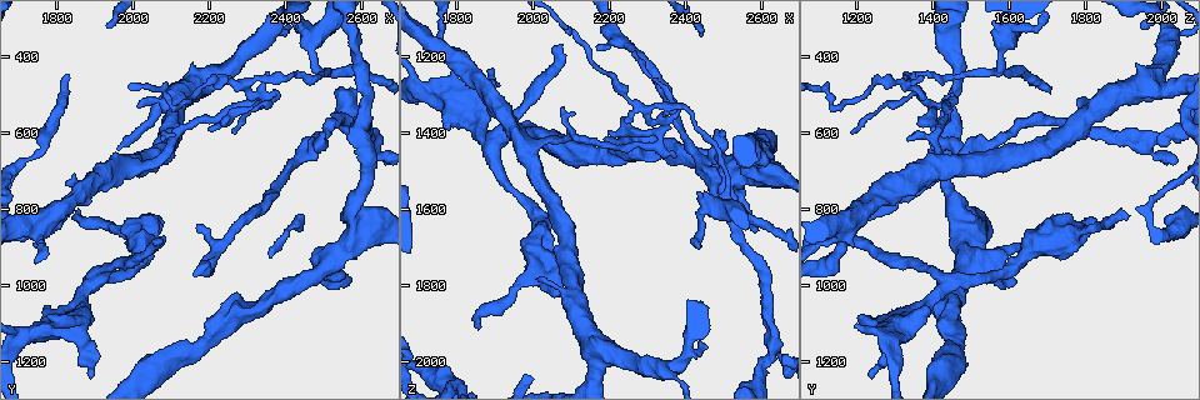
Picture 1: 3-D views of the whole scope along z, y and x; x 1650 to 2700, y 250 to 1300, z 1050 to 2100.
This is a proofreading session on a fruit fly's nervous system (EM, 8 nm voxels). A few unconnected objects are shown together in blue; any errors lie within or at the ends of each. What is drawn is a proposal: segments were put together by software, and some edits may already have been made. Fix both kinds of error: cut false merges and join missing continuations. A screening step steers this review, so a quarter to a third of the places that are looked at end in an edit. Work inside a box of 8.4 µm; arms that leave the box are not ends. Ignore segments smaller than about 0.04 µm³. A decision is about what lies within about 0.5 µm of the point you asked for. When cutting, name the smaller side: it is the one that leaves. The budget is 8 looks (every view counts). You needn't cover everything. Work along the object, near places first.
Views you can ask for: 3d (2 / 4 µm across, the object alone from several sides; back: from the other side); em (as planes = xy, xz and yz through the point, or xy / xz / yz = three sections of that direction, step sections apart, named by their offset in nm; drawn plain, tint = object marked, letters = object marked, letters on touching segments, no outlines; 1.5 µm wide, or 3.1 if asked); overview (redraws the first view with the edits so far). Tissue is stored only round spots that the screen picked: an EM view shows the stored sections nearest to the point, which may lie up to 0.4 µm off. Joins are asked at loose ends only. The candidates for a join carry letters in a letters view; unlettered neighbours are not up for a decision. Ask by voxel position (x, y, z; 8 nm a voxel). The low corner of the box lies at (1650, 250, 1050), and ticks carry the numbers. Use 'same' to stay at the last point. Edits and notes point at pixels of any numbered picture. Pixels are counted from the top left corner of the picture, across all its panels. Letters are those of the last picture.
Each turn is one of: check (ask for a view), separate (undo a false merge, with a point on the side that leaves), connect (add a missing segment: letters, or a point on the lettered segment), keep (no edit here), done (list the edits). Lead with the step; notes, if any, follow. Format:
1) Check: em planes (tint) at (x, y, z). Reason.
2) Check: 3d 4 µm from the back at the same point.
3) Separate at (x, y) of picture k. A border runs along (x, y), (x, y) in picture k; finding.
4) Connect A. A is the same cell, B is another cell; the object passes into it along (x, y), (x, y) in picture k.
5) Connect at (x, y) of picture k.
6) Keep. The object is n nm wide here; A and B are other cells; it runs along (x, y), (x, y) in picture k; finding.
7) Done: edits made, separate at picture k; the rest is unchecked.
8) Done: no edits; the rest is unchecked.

Check: 3d 4 µm at (2345, 495, 1365). Two arms in line, one across.

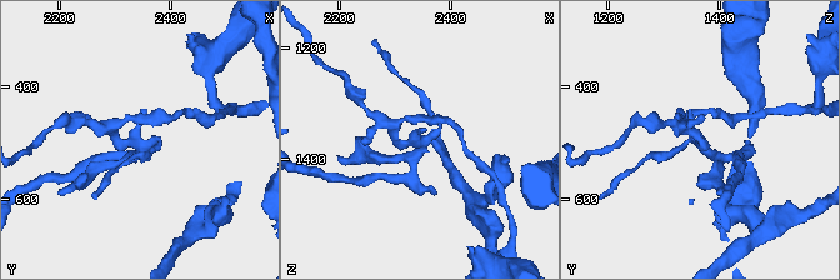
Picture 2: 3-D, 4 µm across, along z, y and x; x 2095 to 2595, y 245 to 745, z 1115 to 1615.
Check: em planes (letters) at (2340, 500, 1370). Now the EM.

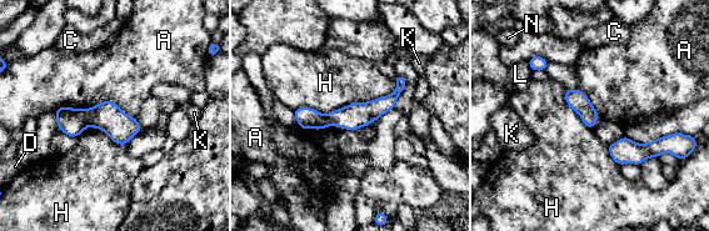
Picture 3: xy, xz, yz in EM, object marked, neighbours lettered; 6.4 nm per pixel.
Separate at (71, 121) of picture 3. The object is 120 nm wide here; A, C, D, H, K, L and N are other cells; a border runs along (86, 110), (89, 125) in picture 3; two neurons meet here.

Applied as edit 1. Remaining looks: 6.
Check: overview. Redraw.

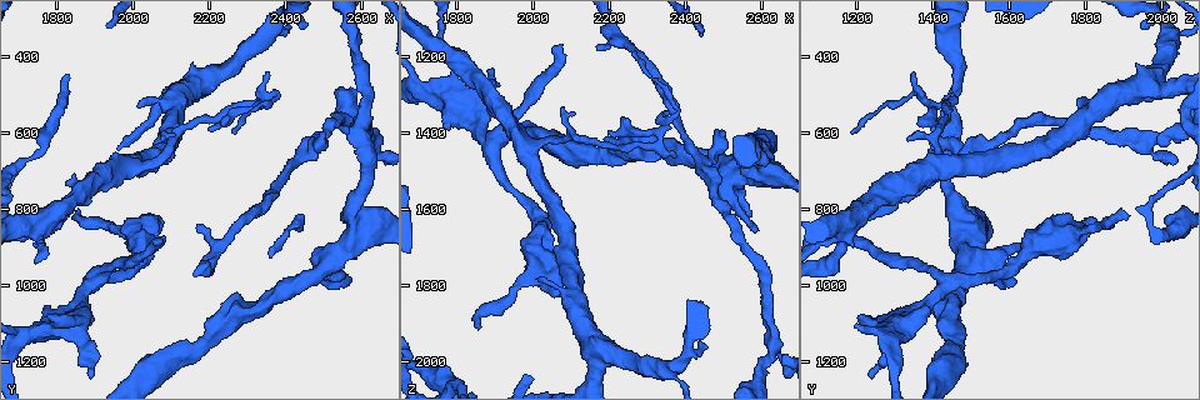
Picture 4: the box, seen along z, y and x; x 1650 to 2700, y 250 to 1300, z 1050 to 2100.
Check: em planes (letters) at (2070, 880, 1170). Long arm stops here.

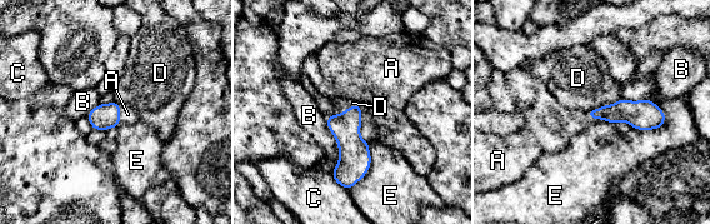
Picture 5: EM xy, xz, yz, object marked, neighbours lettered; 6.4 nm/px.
Connect A. A is the same cell, B, C, D and E are other cells; it goes on there.

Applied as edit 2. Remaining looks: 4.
Check: overview.

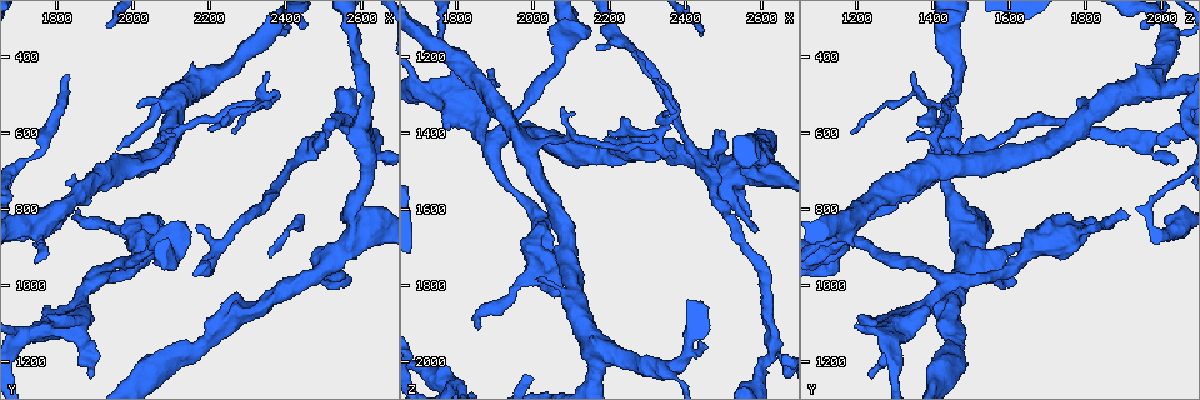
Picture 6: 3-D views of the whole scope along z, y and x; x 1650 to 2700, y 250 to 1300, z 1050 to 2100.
Check: 3d 4 µm at (1855, 820, 1915). An open end.

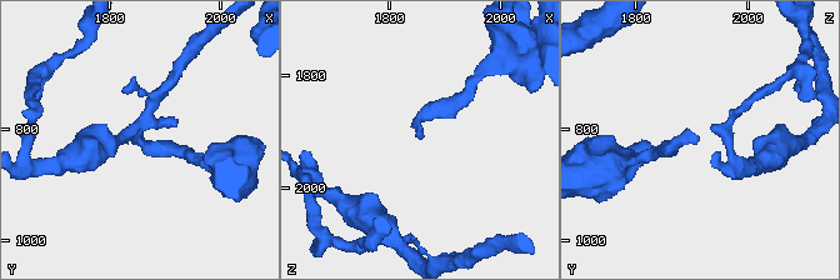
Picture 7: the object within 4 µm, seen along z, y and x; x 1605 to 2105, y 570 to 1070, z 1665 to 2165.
Check: em planes (letters) at (1855, 820, 1915).

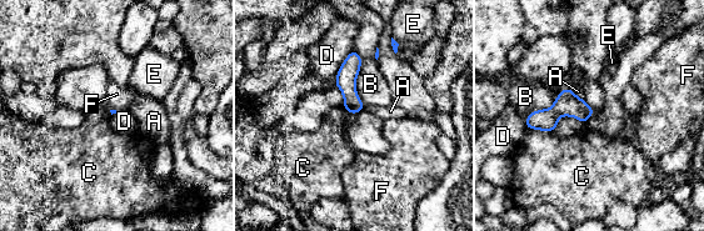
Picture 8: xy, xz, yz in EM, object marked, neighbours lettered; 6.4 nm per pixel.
Keep. A, B, C, D, E and F are other cells; it runs along (353, 55), (349, 94), (354, 110) in picture 8; no lettered segment goes on from it.

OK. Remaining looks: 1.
Done: edits made, separate at picture 3, connect at picture 5; the rest is unchecked.

